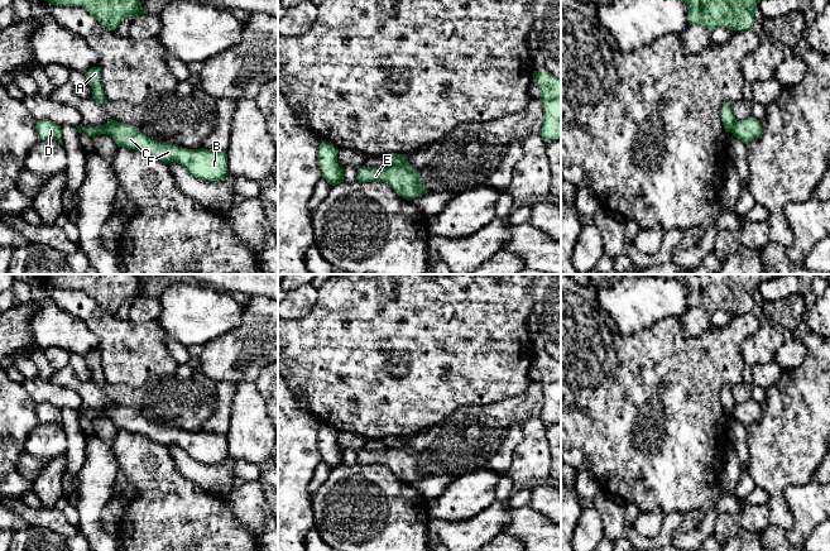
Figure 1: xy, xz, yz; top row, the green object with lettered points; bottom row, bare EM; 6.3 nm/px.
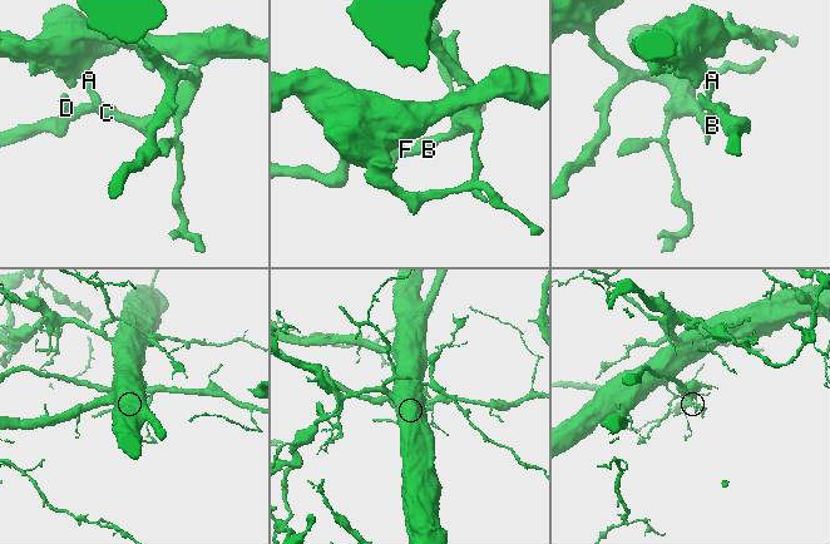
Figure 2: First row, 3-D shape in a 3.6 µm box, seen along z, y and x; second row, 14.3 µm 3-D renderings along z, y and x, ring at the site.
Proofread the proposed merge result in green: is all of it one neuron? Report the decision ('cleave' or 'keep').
cleave

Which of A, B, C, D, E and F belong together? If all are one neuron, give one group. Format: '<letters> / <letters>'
A / B C D E F

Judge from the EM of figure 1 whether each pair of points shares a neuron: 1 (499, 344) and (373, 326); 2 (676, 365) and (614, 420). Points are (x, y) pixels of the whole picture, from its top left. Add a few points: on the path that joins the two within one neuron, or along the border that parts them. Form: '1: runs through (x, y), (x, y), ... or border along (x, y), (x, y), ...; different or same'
1: runs through (468, 344), (404, 344); same
2: runs through (661, 377), (629, 406); same

